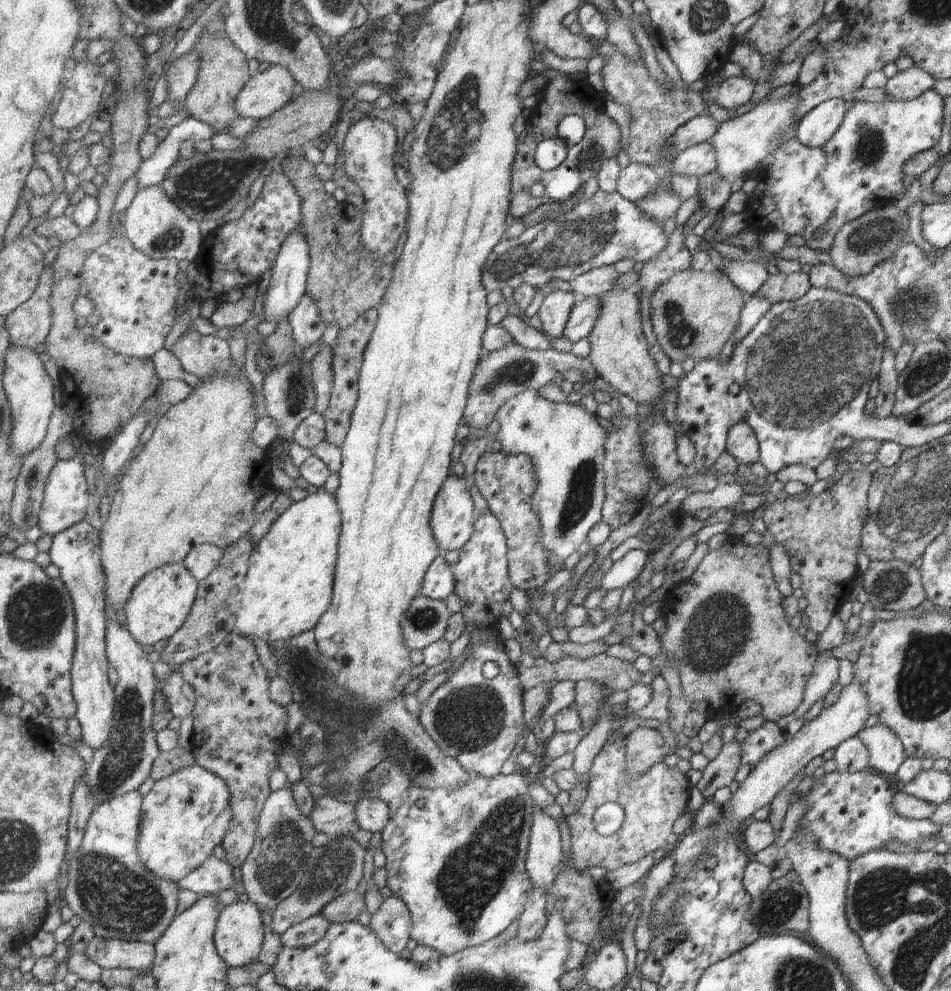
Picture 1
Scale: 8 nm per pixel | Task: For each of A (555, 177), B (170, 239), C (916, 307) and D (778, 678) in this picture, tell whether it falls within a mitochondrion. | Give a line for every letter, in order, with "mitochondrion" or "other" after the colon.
A: other
B: mitochondrion
C: mitochondrion
D: other

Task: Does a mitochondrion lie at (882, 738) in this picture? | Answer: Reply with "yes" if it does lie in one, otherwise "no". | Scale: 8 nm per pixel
no

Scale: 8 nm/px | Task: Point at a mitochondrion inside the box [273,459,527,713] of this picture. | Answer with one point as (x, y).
(422, 618)

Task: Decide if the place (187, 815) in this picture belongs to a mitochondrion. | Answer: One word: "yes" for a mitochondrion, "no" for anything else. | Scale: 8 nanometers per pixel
yes

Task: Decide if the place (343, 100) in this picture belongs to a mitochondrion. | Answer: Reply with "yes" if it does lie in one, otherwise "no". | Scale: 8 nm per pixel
no

